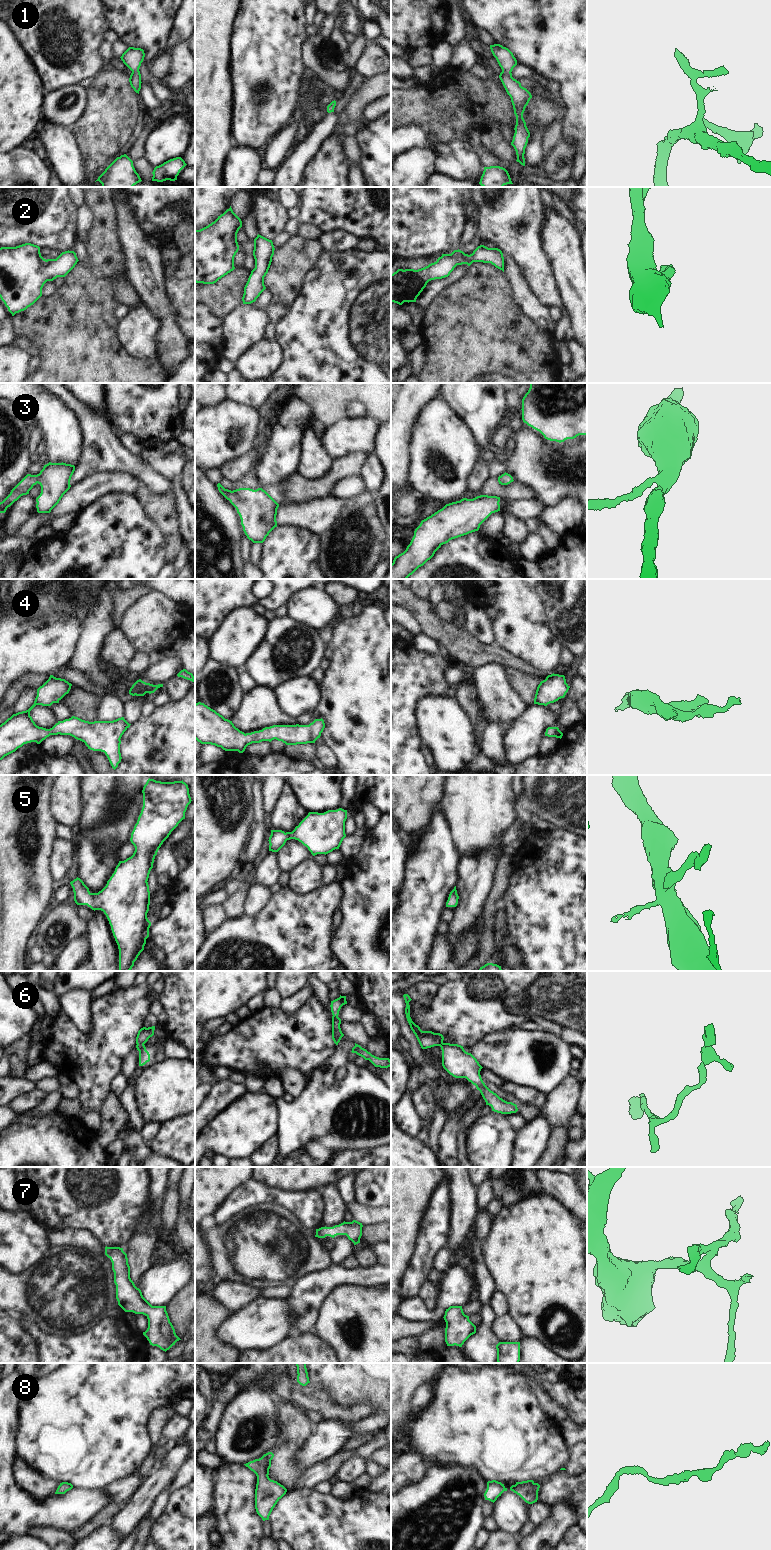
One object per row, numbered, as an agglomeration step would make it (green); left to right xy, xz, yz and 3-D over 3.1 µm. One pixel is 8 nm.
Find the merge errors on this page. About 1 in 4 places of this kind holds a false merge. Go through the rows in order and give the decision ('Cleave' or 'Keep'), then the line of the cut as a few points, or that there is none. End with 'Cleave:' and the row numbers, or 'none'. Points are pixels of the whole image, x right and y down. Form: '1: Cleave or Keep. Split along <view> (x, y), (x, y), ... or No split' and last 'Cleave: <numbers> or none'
1: Keep. No split
2: Keep. No split
3: Keep. No split
4: Keep. No split
5: Keep. No split
6: Keep. No split
7: Keep. No split
8: Keep. No split
Cleave: none

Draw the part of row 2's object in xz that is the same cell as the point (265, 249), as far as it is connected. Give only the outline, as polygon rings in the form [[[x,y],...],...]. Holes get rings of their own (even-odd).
[[[259,234],[254,239],[253,256],[255,259],[255,268],[251,271],[244,287],[244,294],[242,297],[243,304],[255,302],[260,294],[266,289],[264,277],[270,268],[274,250],[275,248],[272,240]]]

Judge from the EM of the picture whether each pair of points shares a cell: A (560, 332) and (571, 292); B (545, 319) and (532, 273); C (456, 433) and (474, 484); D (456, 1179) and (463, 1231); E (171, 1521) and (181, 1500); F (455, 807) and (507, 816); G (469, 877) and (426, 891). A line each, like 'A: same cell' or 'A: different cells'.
A: different cells
B: different cells
C: different cells
D: same cell
E: same cell
F: same cell
G: different cells

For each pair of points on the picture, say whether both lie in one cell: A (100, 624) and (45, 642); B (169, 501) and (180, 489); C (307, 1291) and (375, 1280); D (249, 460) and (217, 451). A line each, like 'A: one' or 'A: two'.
A: two
B: two
C: one
D: two

